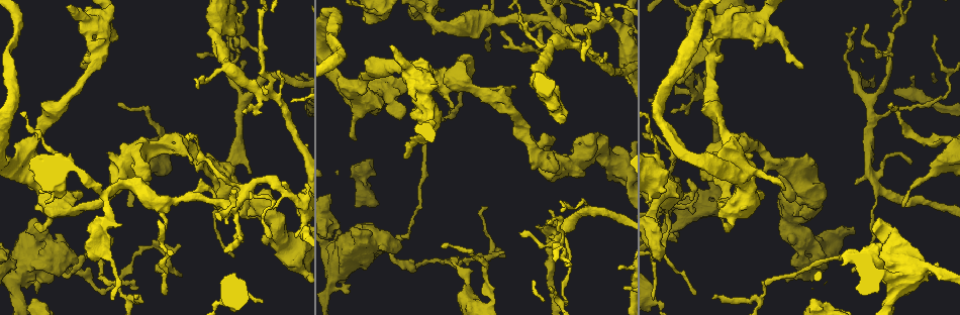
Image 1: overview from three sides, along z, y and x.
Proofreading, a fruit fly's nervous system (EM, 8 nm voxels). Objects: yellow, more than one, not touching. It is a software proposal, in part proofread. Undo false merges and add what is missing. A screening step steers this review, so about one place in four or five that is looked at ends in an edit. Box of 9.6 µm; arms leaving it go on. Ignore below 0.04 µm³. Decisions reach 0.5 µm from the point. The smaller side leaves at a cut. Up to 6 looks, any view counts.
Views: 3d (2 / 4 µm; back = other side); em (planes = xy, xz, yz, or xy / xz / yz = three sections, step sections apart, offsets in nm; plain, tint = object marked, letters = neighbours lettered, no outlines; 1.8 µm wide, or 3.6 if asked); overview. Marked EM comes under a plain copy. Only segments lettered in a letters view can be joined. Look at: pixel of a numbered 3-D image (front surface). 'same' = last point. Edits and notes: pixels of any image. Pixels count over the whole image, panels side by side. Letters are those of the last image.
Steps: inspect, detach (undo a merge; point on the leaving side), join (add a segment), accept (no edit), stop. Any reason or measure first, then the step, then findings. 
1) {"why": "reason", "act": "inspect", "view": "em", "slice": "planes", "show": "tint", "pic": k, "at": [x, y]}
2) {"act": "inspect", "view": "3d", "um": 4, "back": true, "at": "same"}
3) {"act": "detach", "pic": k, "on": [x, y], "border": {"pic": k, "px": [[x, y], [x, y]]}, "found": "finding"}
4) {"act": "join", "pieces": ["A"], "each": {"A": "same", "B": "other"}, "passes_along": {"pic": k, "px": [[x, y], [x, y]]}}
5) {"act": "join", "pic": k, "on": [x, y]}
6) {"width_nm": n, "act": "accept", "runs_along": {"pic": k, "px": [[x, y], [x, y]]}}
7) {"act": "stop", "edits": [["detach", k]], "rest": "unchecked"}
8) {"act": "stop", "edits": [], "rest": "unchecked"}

{"act": "inspect", "view": "3d", "um": 2, "pic": 1, "at": [263, 301]}

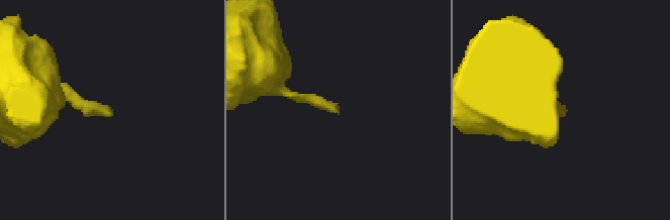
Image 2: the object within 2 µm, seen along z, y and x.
{"act": "inspect", "view": "em", "slice": "xy", "step": 16, "show": "tint", "pic": 2, "at": [111, 111]}

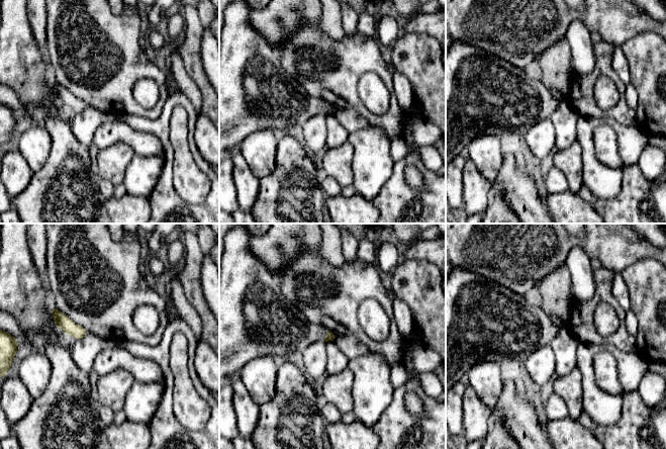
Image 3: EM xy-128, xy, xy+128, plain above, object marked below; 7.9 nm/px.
{"why": "another direction", "act": "inspect", "view": "em", "slice": "planes", "show": "letters", "at": "same"}

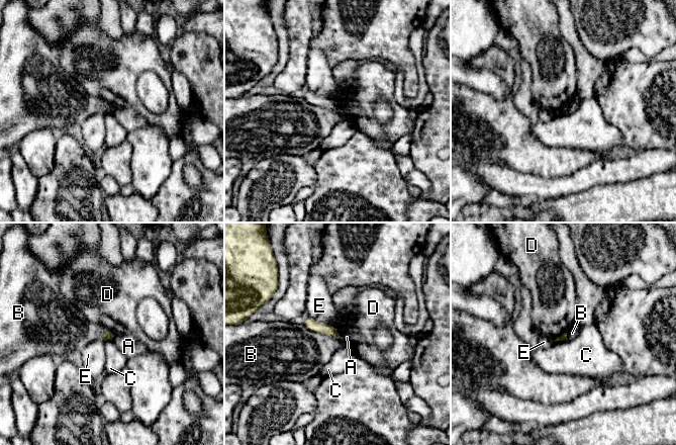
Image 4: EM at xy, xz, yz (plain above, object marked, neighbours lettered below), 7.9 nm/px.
{"act": "accept", "each": {"A": "other", "B": "other", "C": "other", "D": "other", "E": "other"}, "found": "no lettered segment goes on from it"}

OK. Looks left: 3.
{"why": "an open end", "act": "inspect", "view": "3d", "um": 4, "pic": 1, "at": [159, 219]}

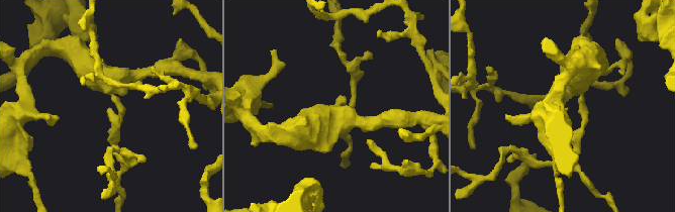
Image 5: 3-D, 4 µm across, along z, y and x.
{"act": "inspect", "view": "em", "slice": "xz", "step": 8, "show": "tint", "pic": 5, "at": [111, 111]}

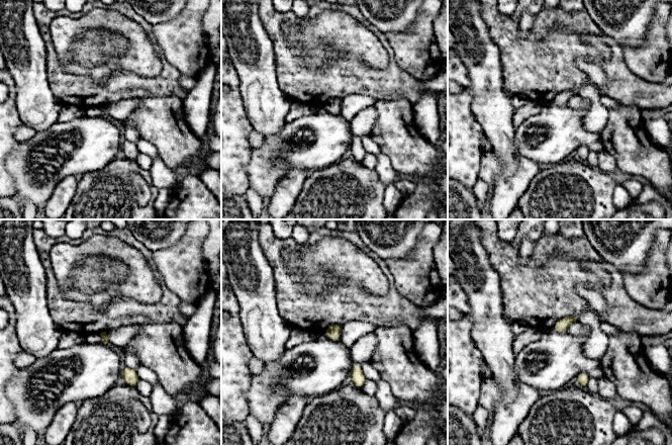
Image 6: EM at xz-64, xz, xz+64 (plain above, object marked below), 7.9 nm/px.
{"act": "inspect", "view": "em", "slice": "planes", "show": "letters", "at": "same"}

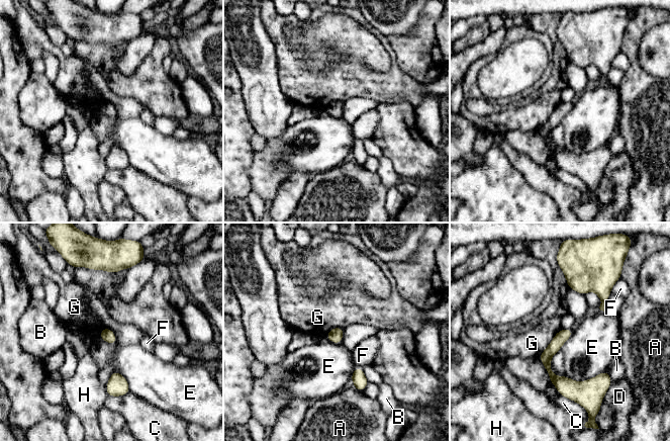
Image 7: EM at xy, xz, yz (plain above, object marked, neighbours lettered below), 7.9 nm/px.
{"act": "accept", "each": {"A": "other", "B": "other", "C": "other", "D": "other", "E": "other", "F": "other", "G": "other", "H": "other"}, "runs_along": {"pic": 7, "px": [[567, 331], [547, 366], [574, 395]]}, "found": "no lettered segment goes on from it"}

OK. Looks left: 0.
{"act": "stop", "edits": [], "rest": "unchecked"}

